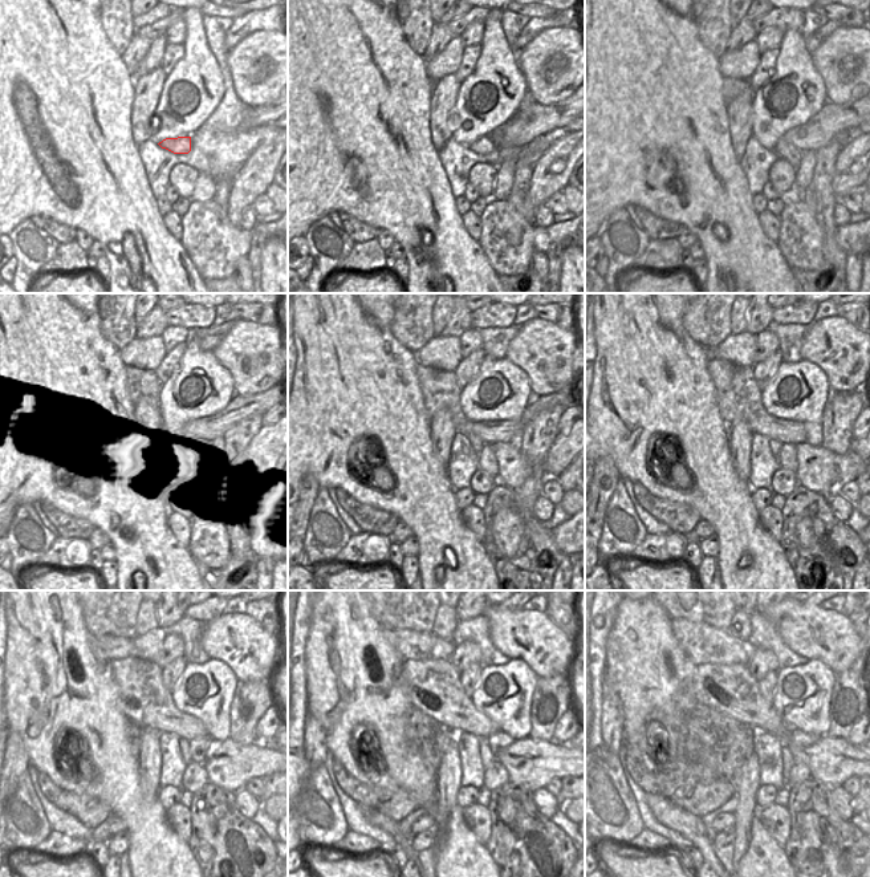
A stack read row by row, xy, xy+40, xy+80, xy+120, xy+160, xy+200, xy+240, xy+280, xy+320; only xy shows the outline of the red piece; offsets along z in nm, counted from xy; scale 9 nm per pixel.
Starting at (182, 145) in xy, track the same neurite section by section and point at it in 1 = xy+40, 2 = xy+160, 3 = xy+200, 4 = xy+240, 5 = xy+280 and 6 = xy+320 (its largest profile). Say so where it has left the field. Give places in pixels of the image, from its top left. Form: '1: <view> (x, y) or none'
1: xy+40 (483, 146)
2: xy+160 (513, 467)
3: xy+200 (820, 470)
4: xy+240 (231, 766)
5: xy+280 (531, 763)
6: xy+320 (832, 760)

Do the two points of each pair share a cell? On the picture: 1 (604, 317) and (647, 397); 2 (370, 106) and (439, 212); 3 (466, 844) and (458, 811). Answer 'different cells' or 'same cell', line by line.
1: same cell
2: same cell
3: same cell

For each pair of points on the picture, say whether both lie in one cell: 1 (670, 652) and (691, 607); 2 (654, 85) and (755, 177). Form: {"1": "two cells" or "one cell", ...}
{"1": "two cells", "2": "two cells"}

